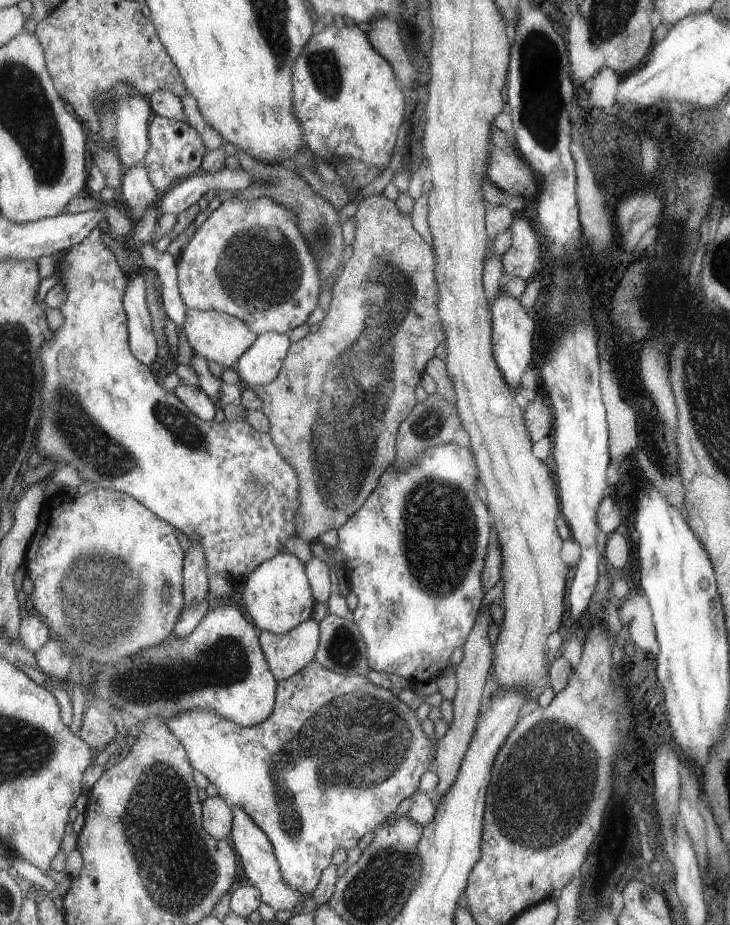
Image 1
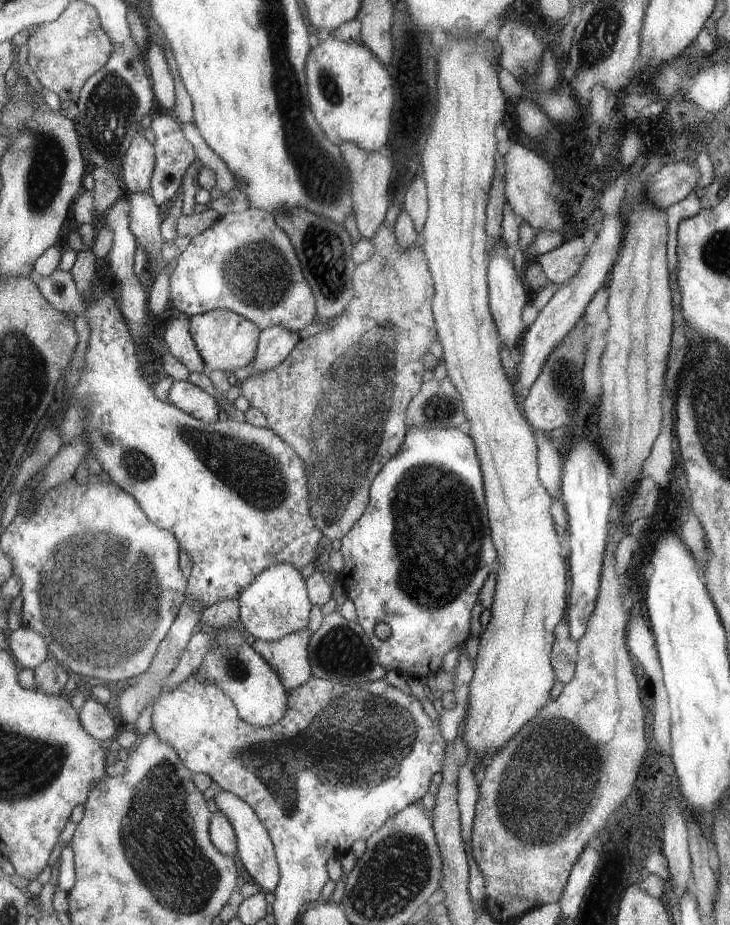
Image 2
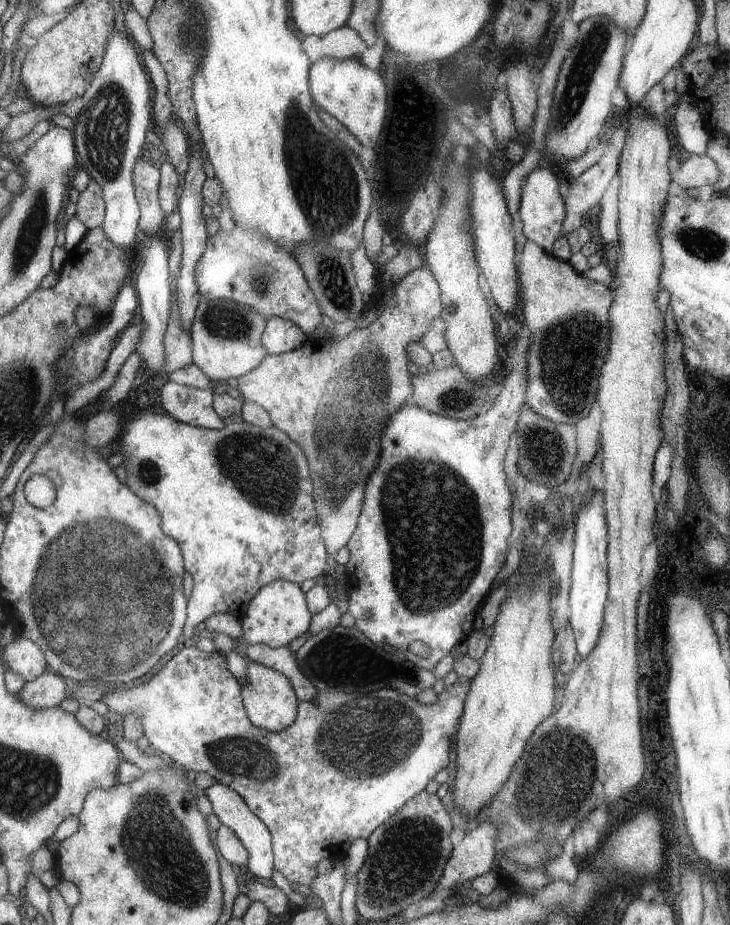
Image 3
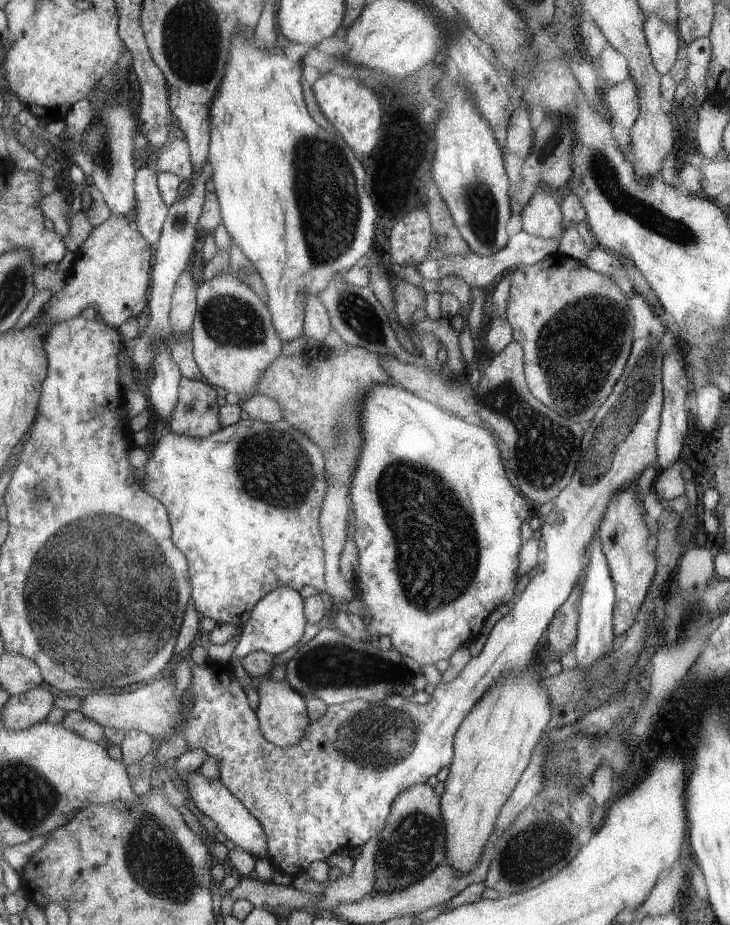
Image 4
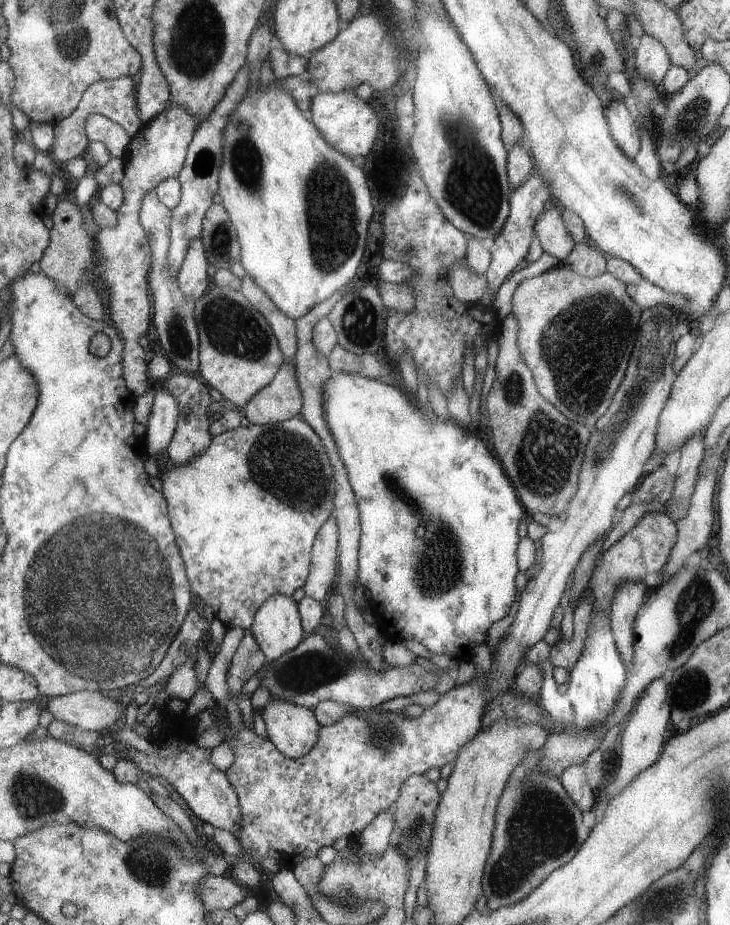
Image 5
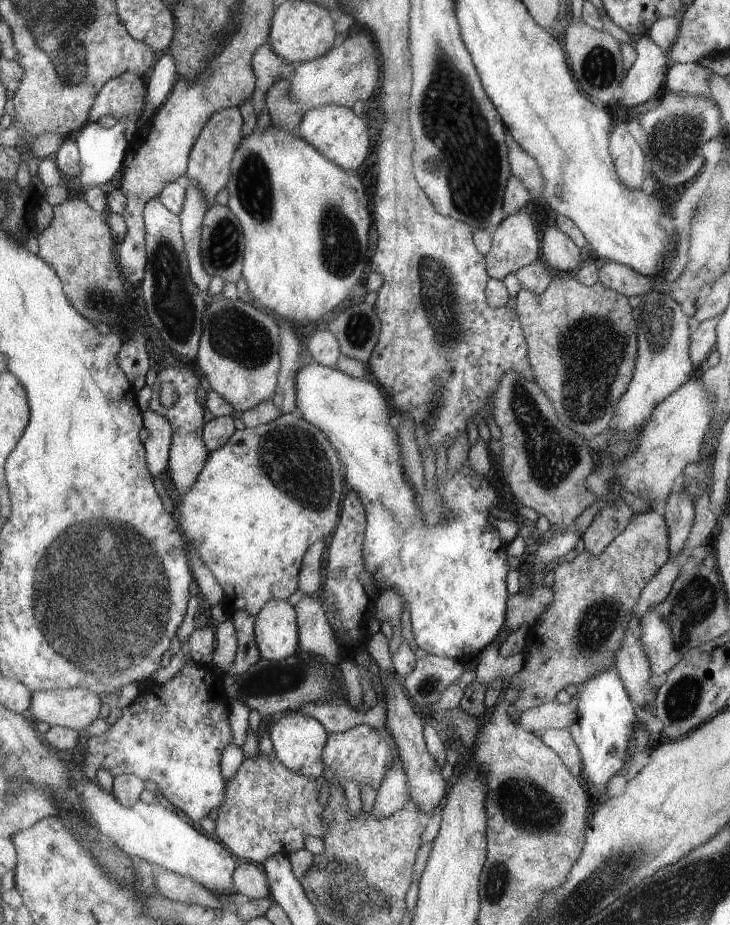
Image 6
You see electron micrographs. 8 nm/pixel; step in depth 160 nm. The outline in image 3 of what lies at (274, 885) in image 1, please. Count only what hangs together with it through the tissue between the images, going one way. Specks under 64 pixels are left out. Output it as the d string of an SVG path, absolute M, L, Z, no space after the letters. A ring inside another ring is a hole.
M216 781L213 786L199 792L199 794L203 794L208 798L213 813L219 818L221 824L231 828L247 847L250 852L250 859L247 864L250 872L257 878L273 878L273 872L276 871L274 846L271 829L265 824L265 821L261 820L241 794L229 785Z

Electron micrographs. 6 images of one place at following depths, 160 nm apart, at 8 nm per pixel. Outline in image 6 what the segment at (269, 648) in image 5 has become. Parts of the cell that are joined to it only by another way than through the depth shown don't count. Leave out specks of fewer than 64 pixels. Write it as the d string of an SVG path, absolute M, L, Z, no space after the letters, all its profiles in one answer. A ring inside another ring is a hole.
M273 599L256 616L256 635L263 659L281 662L300 650L296 605Z

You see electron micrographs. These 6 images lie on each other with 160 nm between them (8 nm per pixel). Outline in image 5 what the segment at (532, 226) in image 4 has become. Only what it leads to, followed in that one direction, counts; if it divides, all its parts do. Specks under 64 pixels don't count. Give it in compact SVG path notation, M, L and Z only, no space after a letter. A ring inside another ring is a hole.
M554 202L547 206L536 224L536 234L544 251L560 261L571 252L574 242L565 228L562 209Z

